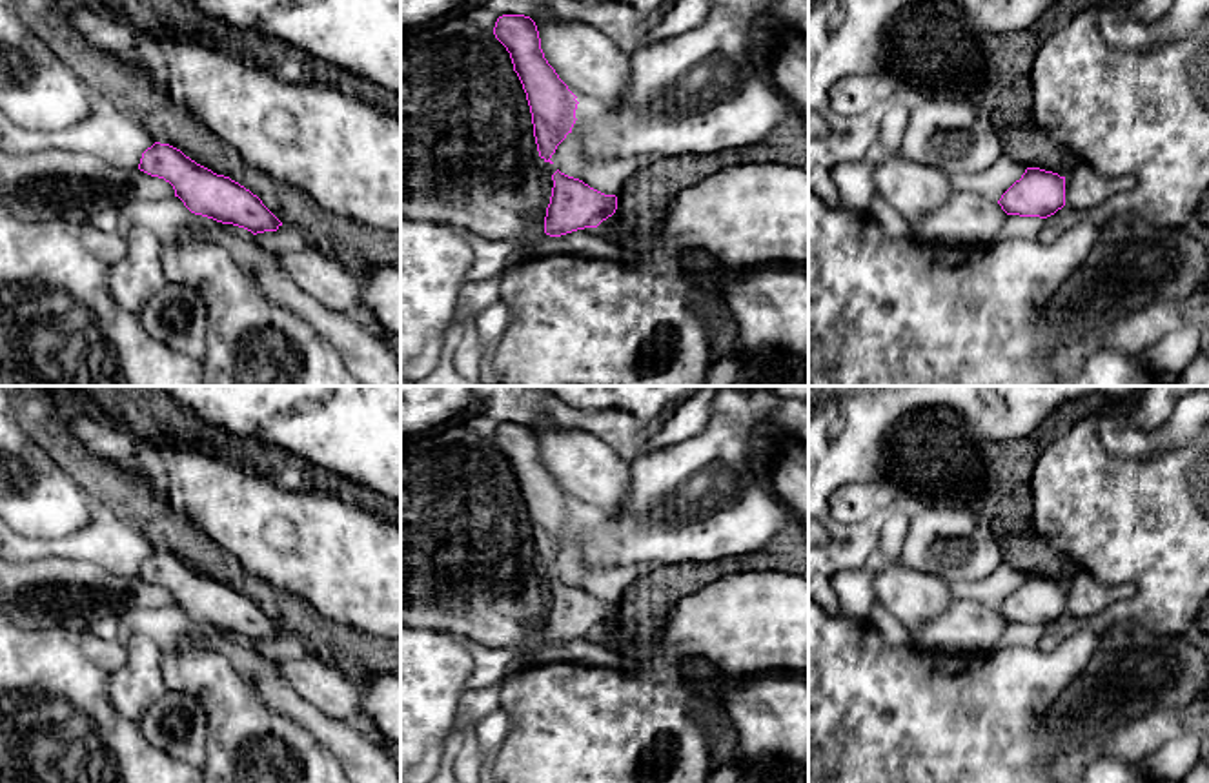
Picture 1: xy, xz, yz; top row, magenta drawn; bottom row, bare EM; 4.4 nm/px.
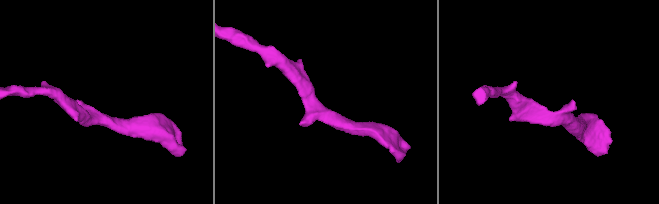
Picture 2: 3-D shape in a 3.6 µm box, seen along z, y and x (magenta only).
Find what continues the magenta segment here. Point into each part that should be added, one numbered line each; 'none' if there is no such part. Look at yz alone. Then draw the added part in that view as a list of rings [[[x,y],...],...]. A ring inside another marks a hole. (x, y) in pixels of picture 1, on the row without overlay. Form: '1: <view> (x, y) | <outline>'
none

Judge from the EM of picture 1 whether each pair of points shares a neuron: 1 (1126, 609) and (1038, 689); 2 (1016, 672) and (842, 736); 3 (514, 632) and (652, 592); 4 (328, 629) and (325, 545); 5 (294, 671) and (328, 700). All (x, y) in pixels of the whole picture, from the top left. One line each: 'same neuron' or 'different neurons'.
1: different neurons
2: same neuron
3: different neurons
4: different neurons
5: same neuron

